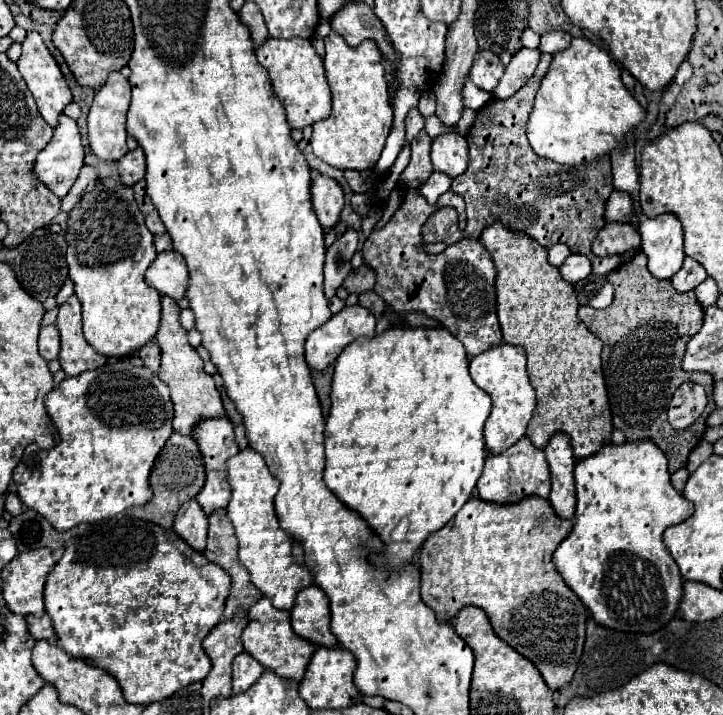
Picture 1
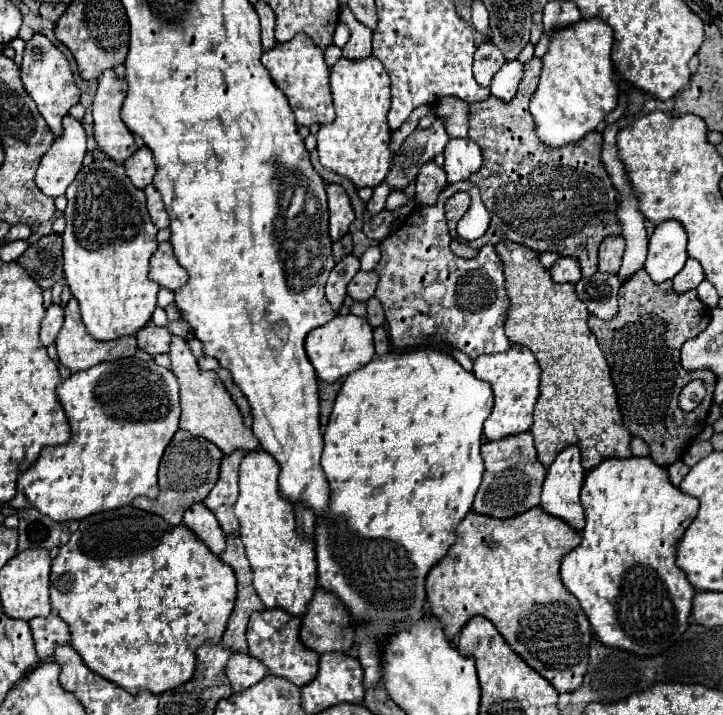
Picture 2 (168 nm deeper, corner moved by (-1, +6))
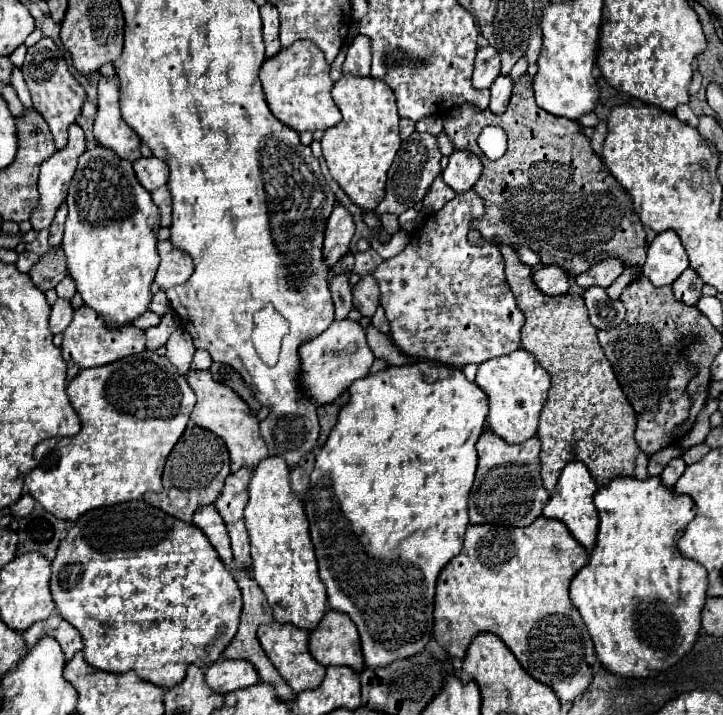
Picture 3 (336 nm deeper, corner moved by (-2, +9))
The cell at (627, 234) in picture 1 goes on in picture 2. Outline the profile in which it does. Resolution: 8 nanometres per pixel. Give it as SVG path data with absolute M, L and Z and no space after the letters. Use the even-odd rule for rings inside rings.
M606 236L600 244L598 270L602 272L618 272L620 258L624 254L624 238L622 236Z

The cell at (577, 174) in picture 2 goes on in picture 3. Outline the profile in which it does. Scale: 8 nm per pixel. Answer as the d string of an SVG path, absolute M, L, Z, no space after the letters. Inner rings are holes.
M527 75L521 77L521 81L513 87L513 97L505 115L493 115L489 109L477 115L473 107L457 107L443 117L443 131L455 149L473 151L483 163L483 175L477 181L475 191L485 203L485 213L473 223L473 229L479 229L483 239L489 243L499 239L503 245L511 247L517 243L527 245L539 253L543 265L563 267L571 275L581 275L607 257L621 259L625 267L637 267L641 273L647 255L645 229L633 211L631 197L609 175L609 171L603 167L603 161L593 153L591 143L581 133L577 121L549 115L537 107L533 99L533 85ZM487 125L497 125L507 133L507 151L497 161L487 159L483 153L479 153L477 147L477 135Z

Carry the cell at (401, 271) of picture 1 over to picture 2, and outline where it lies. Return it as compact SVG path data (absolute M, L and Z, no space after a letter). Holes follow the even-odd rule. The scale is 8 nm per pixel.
M472 182L448 184L434 206L414 208L400 230L378 244L382 260L374 268L380 276L374 296L384 306L394 348L422 346L426 338L434 336L438 340L448 340L468 354L468 358L476 360L480 354L494 354L512 346L504 334L508 296L504 292L502 264L498 266L500 258L494 246L482 246L470 260L458 258L448 246L450 234L444 218L444 202L458 190L468 192L472 200L460 220L460 238L474 240L486 232L490 214L482 204L476 186L472 186Z

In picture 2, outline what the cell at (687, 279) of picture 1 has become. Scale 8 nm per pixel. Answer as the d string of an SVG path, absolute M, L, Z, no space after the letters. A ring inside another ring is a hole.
M688 258L688 260L686 260L686 266L684 266L684 268L676 274L676 278L674 278L674 290L676 290L676 292L692 290L692 288L696 288L702 280L704 280L704 272L702 272L700 262Z

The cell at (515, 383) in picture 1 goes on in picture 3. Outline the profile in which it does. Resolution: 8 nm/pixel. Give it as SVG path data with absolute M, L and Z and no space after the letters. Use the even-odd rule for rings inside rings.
M517 349L509 355L481 363L475 383L489 397L489 427L499 437L503 437L507 443L523 443L537 433L539 415L547 401L551 379L531 353Z

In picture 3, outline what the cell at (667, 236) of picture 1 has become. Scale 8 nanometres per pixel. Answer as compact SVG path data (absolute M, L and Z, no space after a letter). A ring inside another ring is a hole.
M675 231L659 233L651 243L651 247L647 247L647 261L643 265L643 275L655 287L671 285L687 267L689 259Z

